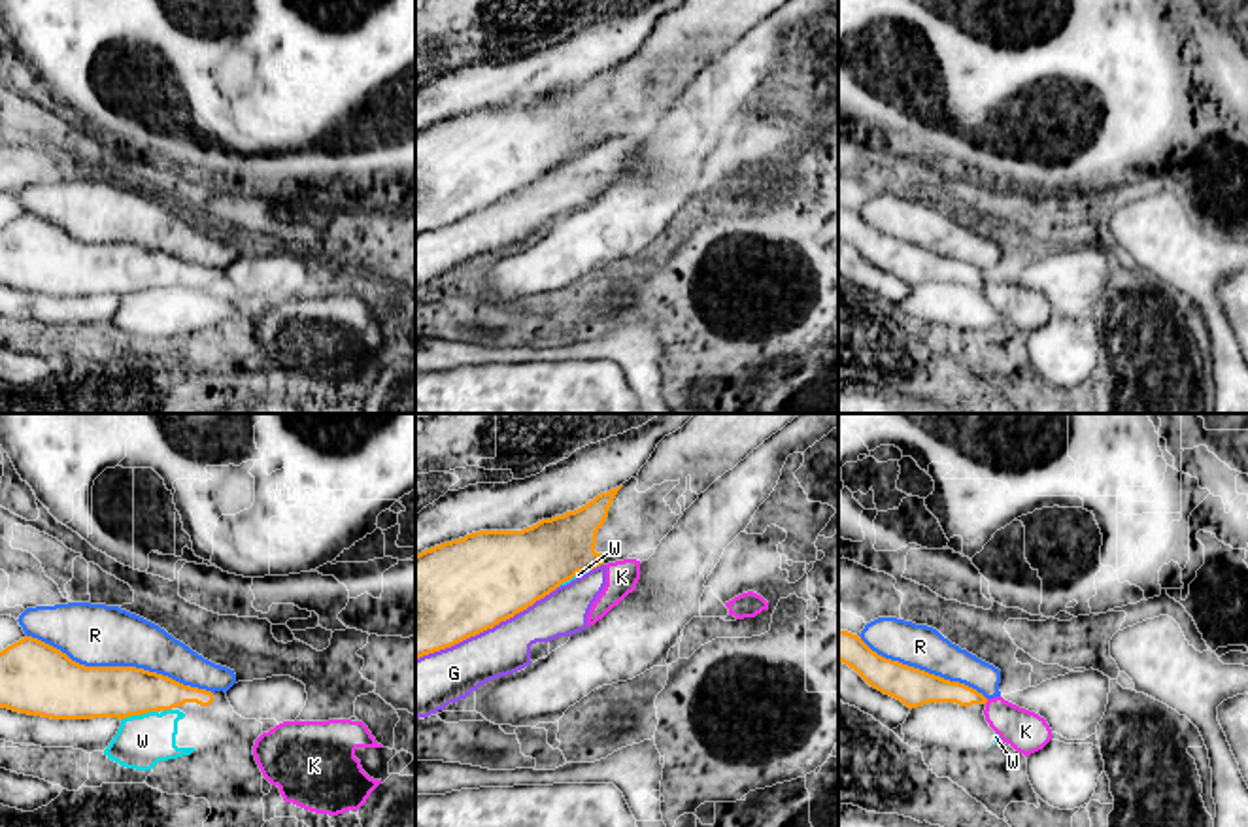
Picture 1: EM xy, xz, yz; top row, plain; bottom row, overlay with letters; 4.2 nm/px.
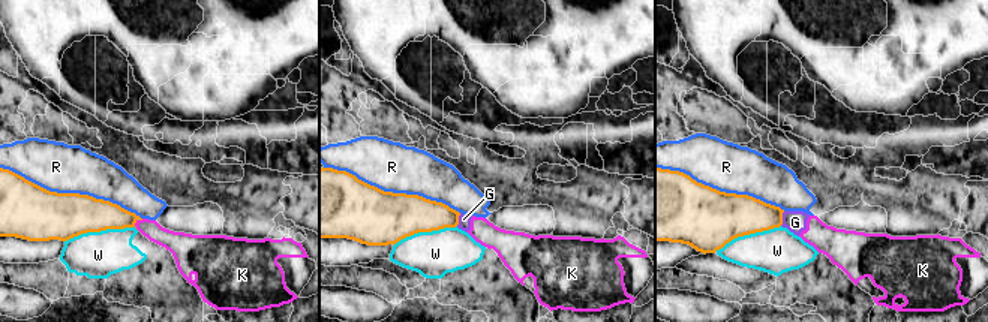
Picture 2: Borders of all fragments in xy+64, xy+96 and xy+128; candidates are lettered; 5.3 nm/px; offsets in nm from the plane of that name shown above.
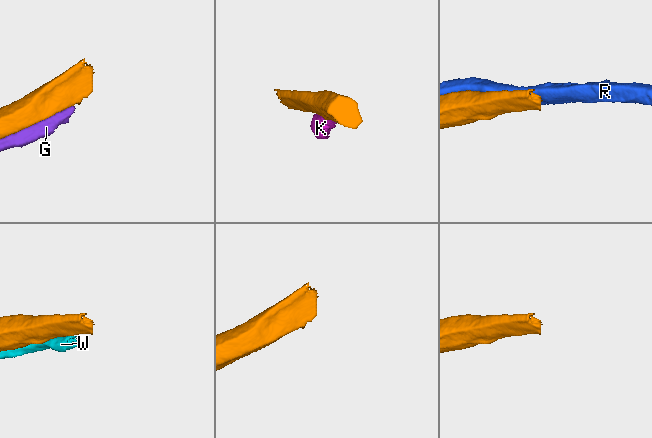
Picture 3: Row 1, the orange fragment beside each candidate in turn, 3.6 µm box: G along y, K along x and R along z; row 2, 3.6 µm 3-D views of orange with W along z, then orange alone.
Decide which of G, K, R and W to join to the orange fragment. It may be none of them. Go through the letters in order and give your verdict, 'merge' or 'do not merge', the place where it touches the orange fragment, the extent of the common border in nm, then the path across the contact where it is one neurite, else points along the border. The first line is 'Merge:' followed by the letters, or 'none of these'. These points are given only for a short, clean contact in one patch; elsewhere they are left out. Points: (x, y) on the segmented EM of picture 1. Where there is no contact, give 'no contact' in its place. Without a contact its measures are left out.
Merge: none of these
G: do not merge; meets orange in xz at (486, 629); contact 700 nm long
K: do not merge; meets orange in yz at (986, 701); contact 30 nm long; border along yz (988, 699), (984, 703)
R: do not merge; meets orange in xy at (119, 667); contact 850 nm long
W: do not merge; meets orange in xy at (138, 714); contact 170 nm long

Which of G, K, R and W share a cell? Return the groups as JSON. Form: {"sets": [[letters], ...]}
{"sets": [["G", "K"], ["R"], ["W"]]}

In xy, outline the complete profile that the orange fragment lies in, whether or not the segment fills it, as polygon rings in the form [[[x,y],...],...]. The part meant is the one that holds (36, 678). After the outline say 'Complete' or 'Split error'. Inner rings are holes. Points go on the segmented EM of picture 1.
[[[32,636],[0,651],[0,708],[19,714],[125,719],[185,702],[210,706],[213,693],[136,667],[85,667]]]. Complete

